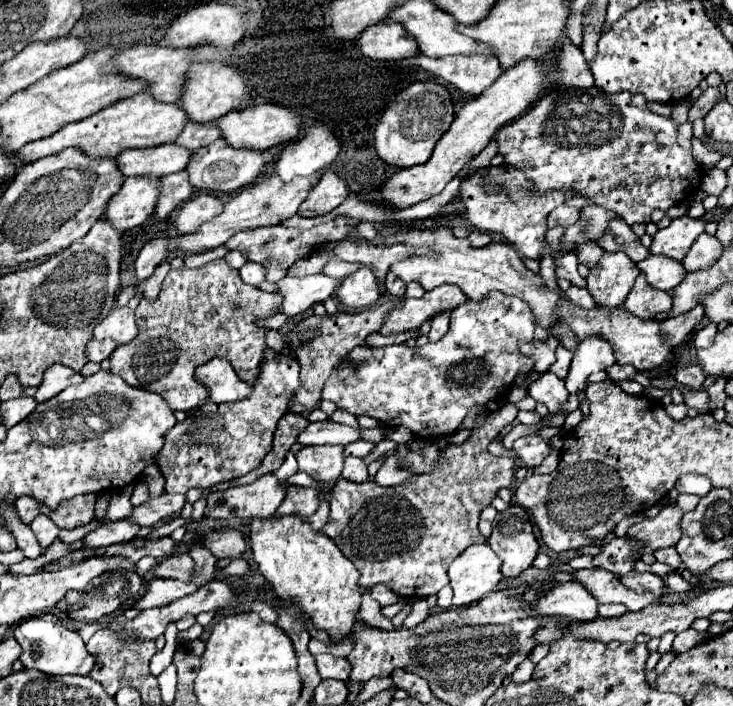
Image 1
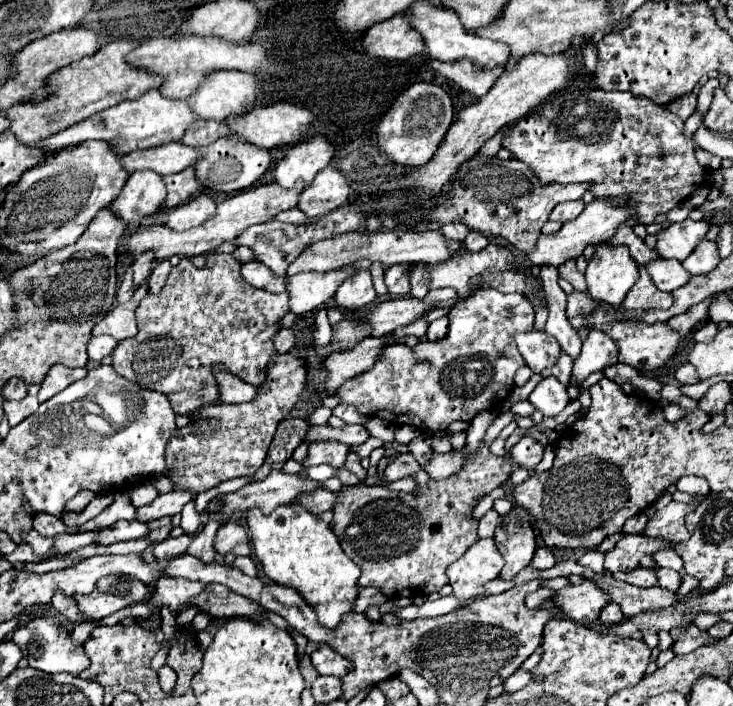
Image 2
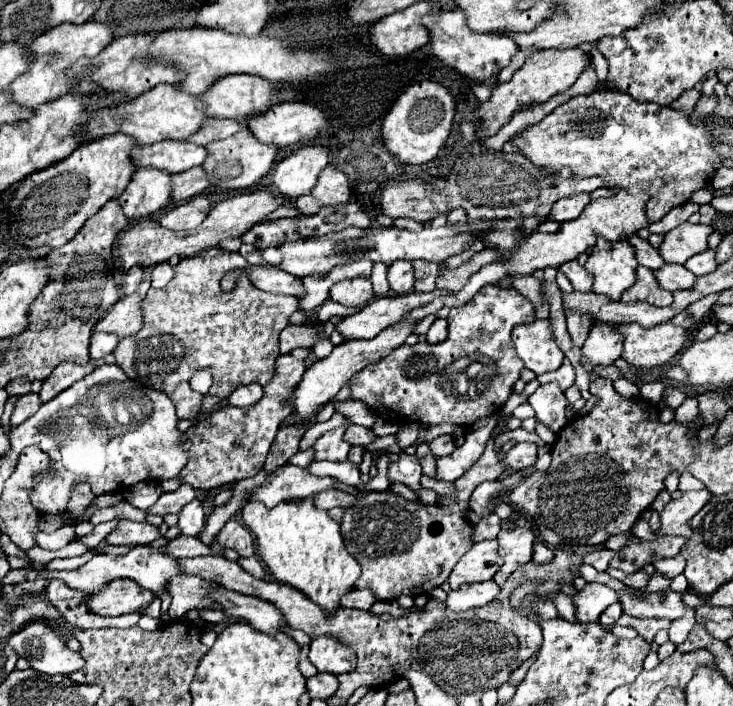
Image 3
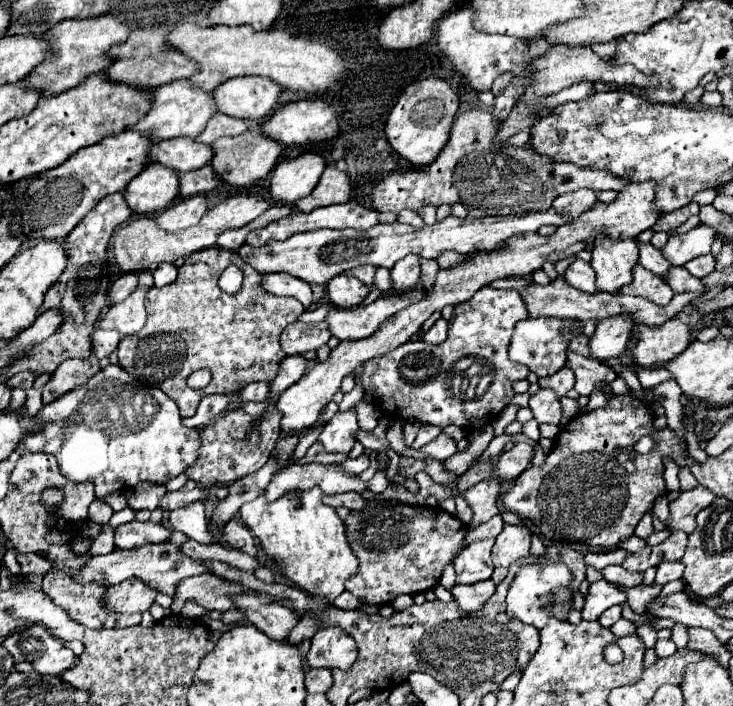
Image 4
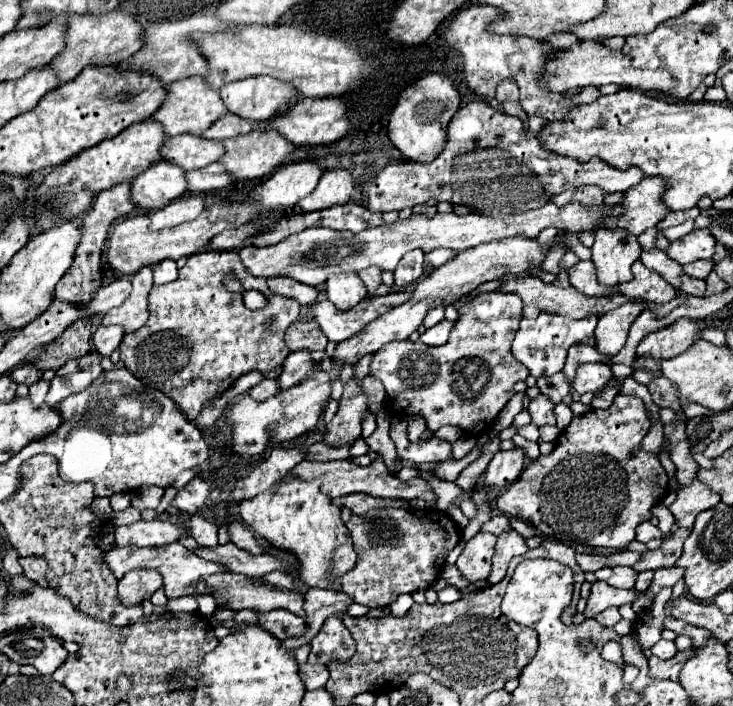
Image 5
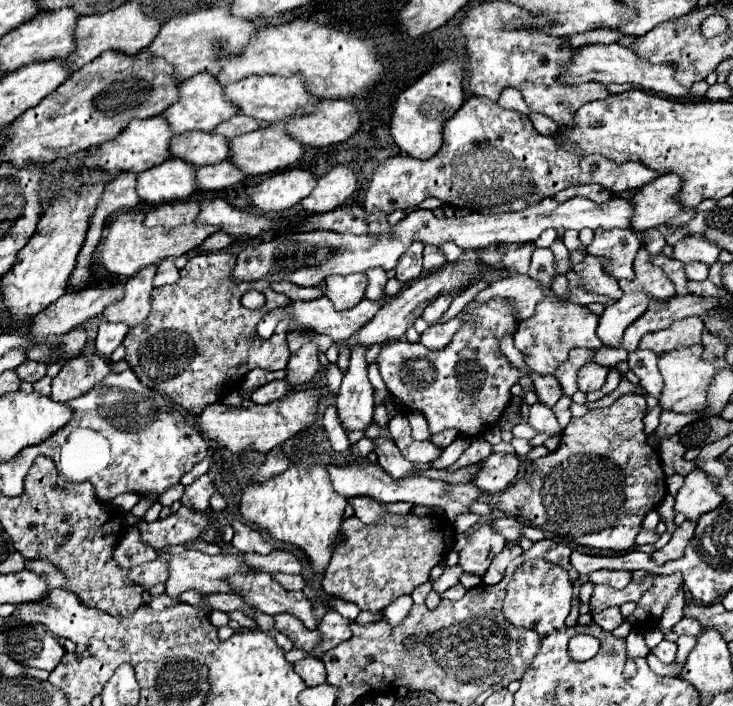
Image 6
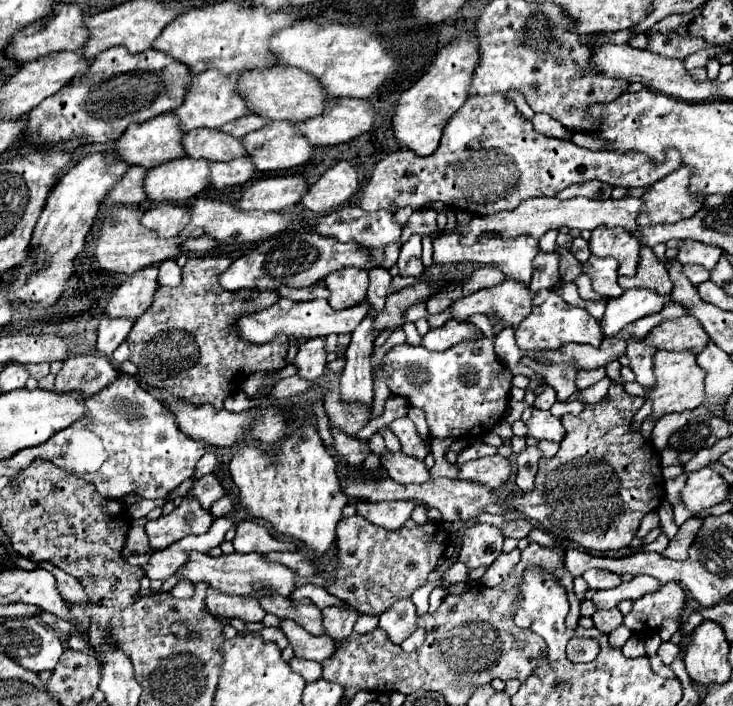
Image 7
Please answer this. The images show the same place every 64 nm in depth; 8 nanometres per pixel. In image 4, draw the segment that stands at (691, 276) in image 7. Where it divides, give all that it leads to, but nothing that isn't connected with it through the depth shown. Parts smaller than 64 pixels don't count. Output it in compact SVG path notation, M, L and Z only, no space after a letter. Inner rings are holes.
M706 254L704 258L694 258L692 262L686 262L684 268L688 272L692 272L692 276L696 276L696 278L706 278L708 274L714 272L714 256Z

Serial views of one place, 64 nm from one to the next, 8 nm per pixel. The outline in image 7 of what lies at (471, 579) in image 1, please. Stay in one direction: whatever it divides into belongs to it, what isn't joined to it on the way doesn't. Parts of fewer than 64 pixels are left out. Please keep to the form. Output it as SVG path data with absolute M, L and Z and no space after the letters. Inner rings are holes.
M476 522L468 526L462 534L462 546L458 560L466 564L468 570L478 566L490 566L502 552L502 532L490 524Z

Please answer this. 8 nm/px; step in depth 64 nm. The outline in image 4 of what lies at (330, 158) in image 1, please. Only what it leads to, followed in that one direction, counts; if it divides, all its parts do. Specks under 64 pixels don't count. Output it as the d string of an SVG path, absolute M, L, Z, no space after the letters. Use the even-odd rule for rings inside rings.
M302 154L294 160L282 160L270 180L270 200L276 204L294 204L306 198L320 180L326 164L320 154Z

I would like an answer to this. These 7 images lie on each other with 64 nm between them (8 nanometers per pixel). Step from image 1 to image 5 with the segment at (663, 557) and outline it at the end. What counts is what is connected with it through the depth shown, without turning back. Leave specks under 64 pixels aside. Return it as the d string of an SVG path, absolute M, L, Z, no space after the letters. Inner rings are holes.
M676 566L656 570L656 572L654 572L654 578L652 578L652 584L650 584L648 590L646 590L646 598L654 600L654 598L660 594L662 588L674 586L678 580L682 580L682 576L684 576L684 570L680 570L680 568L676 568Z

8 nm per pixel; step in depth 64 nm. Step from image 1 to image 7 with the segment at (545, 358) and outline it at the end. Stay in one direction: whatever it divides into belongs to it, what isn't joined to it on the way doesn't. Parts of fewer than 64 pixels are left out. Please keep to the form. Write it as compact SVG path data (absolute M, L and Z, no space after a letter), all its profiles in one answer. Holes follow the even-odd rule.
M552 288L536 292L534 302L532 302L532 312L516 330L516 344L520 350L556 350L568 342L600 346L602 338L604 336L602 336L598 320L592 318L584 308L564 302Z

